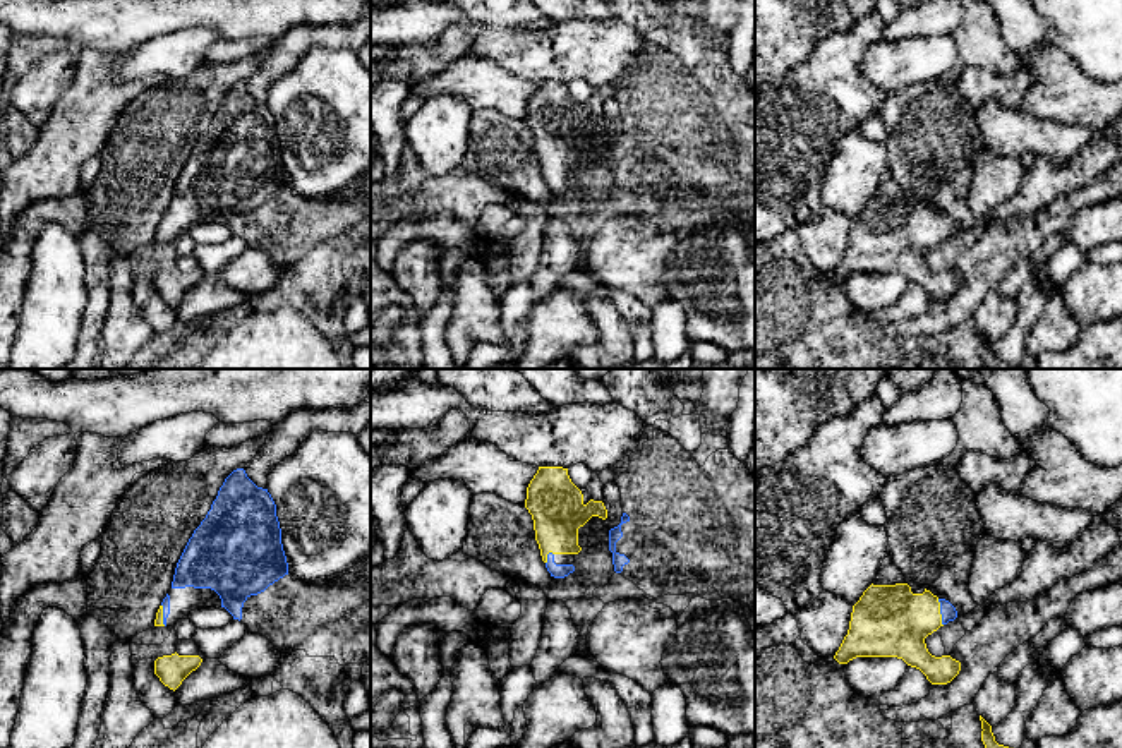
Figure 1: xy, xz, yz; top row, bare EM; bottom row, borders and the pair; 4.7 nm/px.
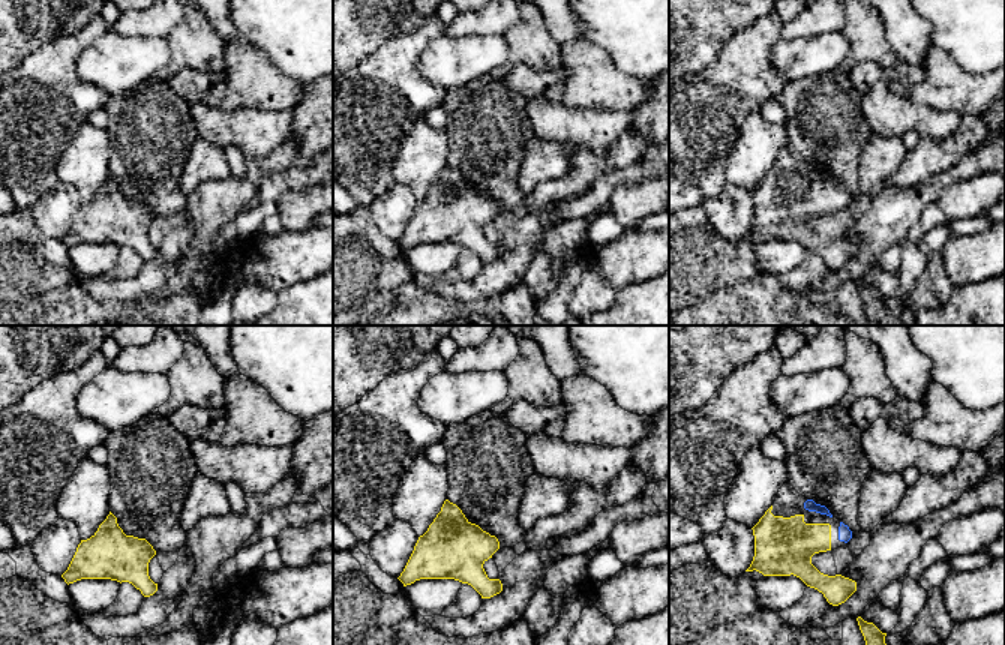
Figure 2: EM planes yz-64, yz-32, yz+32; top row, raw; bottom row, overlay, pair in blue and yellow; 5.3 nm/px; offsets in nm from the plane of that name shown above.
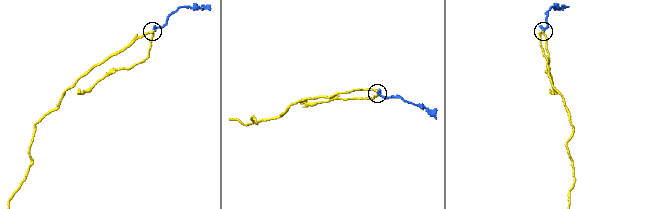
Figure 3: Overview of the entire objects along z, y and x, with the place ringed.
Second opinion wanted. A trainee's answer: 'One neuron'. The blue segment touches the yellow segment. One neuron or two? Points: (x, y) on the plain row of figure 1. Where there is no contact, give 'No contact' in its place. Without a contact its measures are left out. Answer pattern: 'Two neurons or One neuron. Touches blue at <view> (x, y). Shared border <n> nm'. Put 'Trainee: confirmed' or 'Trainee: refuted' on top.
Trainee: confirmed
One neuron. Touches blue at yz (941, 229). Shared border 130 nm

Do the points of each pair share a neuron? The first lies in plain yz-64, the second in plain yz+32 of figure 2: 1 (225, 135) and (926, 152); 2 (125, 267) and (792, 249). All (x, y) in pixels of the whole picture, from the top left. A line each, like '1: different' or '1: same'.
1: different
2: different

